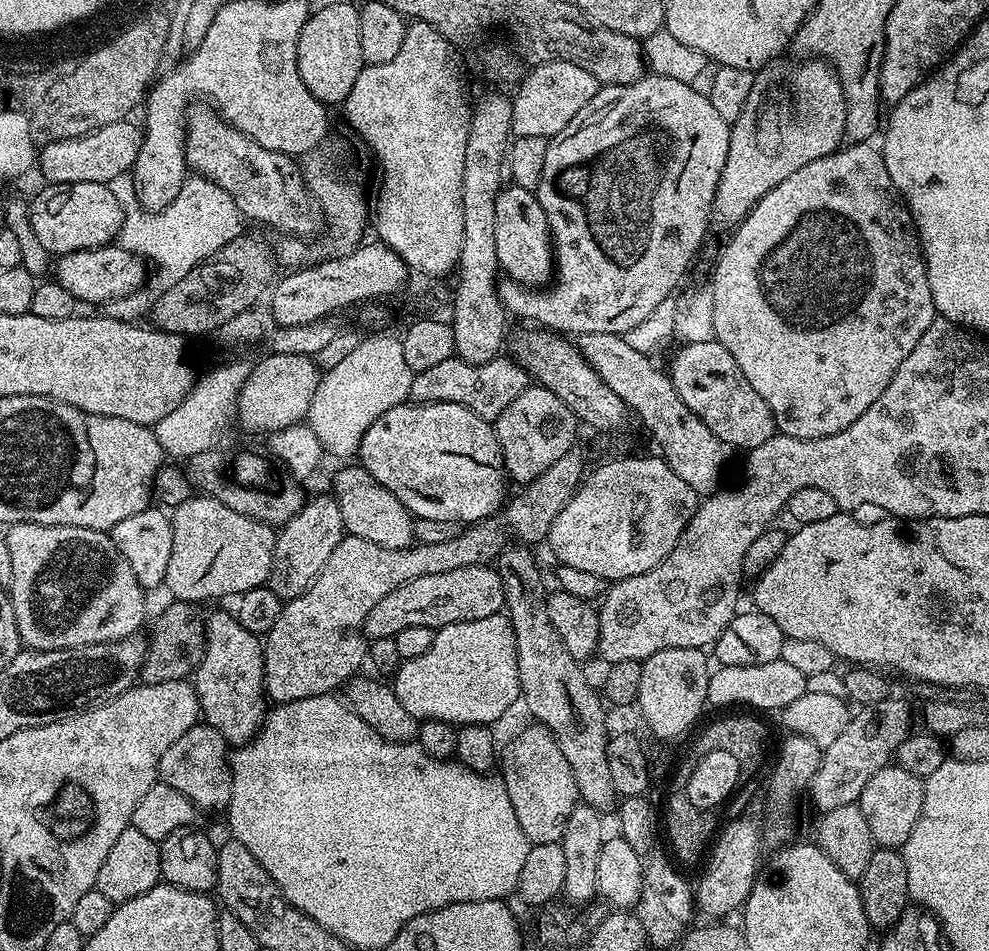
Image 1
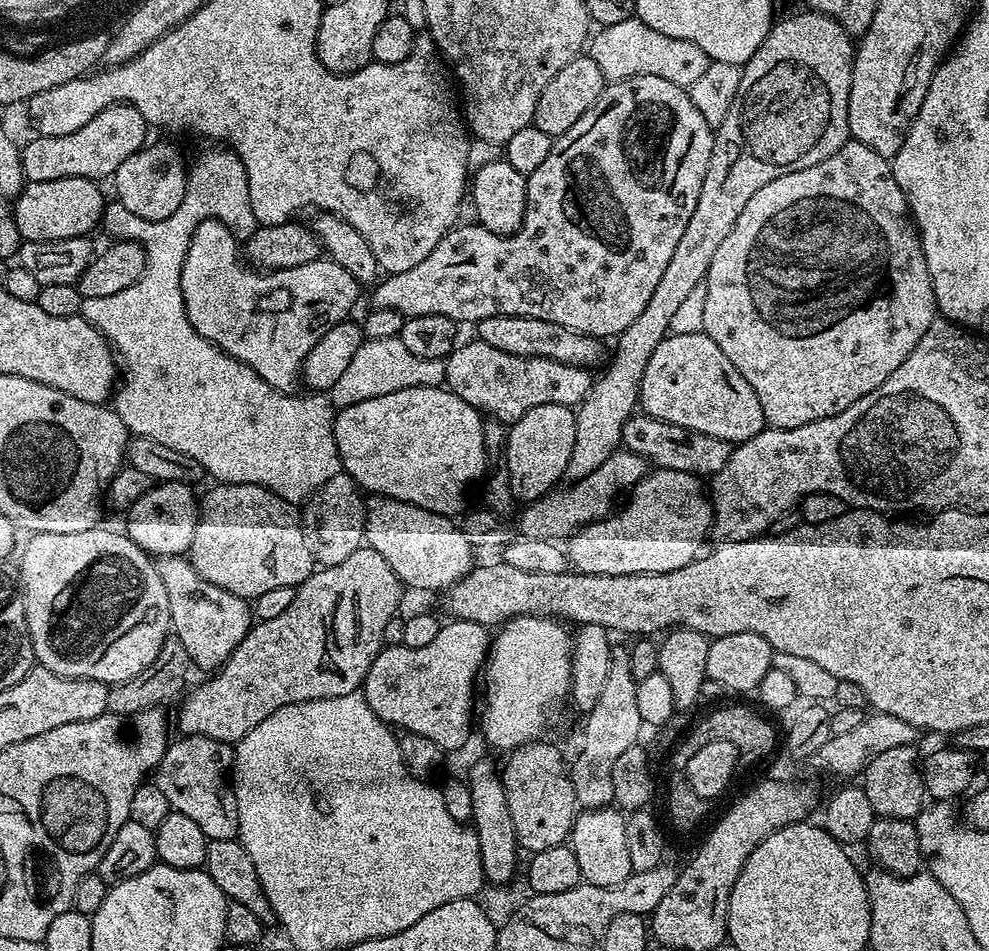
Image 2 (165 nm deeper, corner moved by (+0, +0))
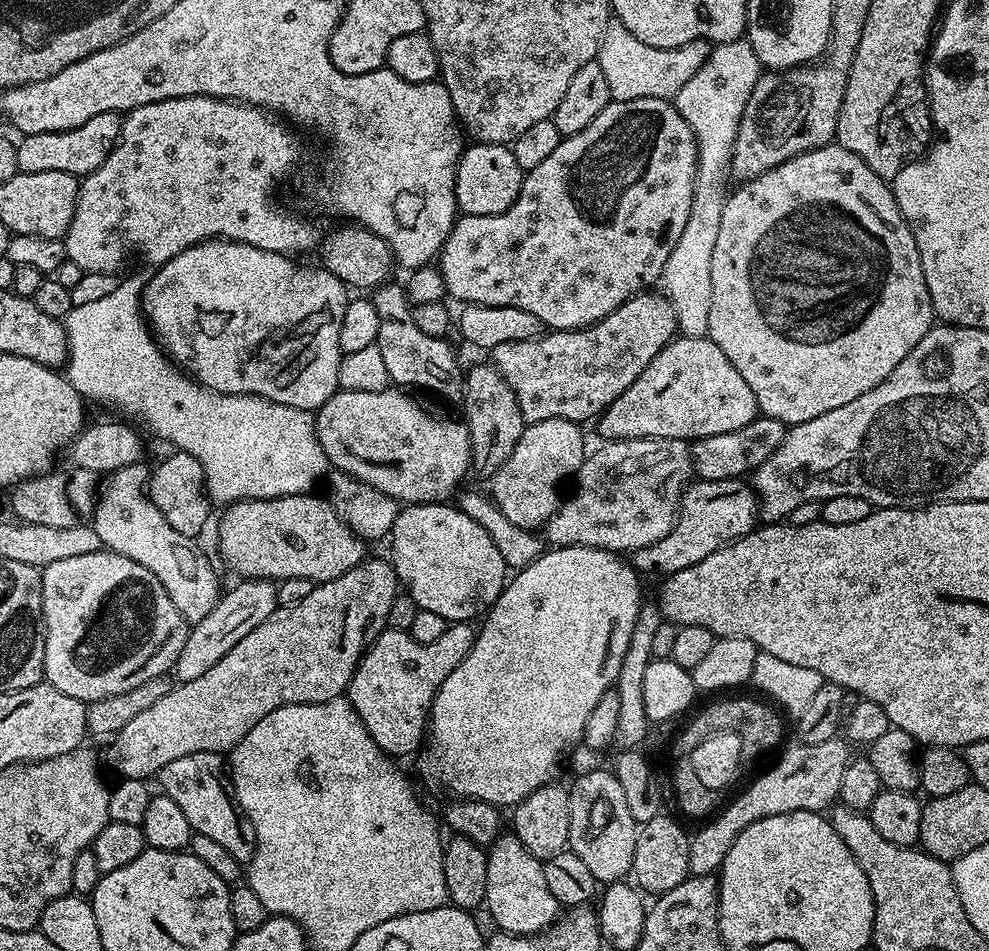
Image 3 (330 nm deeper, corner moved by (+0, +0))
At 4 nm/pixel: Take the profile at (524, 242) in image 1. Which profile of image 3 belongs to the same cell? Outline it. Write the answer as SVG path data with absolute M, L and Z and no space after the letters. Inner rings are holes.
M472 142L460 154L456 167L456 206L466 216L497 216L518 198L526 173L518 166L511 147L507 144L481 144Z

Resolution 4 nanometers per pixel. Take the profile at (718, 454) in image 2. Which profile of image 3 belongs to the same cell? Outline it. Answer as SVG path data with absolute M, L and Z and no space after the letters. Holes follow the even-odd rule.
M763 414L757 415L742 430L730 430L730 434L710 434L691 441L692 467L701 480L739 480L756 471L778 446L782 446L786 425Z

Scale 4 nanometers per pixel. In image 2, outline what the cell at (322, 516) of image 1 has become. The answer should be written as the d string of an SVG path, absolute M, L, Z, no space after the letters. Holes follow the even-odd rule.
M341 470L334 478L330 478L330 482L326 482L316 492L312 493L306 501L306 507L308 509L303 509L302 516L305 521L312 520L312 528L310 524L310 540L314 545L315 559L323 567L329 568L338 562L343 562L344 559L350 558L350 554L354 554L354 550L358 550L365 543L364 510L366 500L361 489L349 478L347 472Z

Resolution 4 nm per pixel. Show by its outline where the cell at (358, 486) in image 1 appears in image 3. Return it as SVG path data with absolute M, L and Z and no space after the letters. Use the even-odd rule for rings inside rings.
M451 503L409 504L401 507L398 518L394 518L391 540L390 563L396 571L397 581L402 585L403 591L410 598L414 598L420 610L442 614L442 618L450 622L472 622L476 615L479 617L487 613L505 586L506 567L497 547L491 541L490 534L478 521L474 521Z

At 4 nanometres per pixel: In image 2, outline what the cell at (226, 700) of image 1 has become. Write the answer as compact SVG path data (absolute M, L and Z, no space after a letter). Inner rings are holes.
M166 556L155 561L162 586L166 586L166 598L170 598L171 631L175 639L186 646L186 654L193 665L218 670L230 658L230 654L246 638L252 629L254 617L249 601L241 596L214 586L194 570L192 561L184 556Z

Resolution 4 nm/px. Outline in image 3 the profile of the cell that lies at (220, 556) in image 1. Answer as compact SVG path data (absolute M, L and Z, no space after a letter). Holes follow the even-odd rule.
M305 494L302 496L283 496L282 498L270 498L269 500L239 500L237 504L229 504L223 509L224 512L220 516L220 552L224 555L224 560L237 572L237 577L251 578L254 580L270 580L279 582L281 580L289 580L290 578L306 578L312 581L313 585L324 584L328 580L338 578L342 574L346 574L346 570L350 570L354 566L358 566L360 561L365 559L366 548L365 541L350 530L350 526L346 526L343 518L337 514L336 509L332 507L331 499L324 500L317 494Z

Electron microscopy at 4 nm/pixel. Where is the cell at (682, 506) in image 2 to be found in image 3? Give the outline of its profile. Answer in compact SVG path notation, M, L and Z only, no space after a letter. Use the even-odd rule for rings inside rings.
M743 479L739 480L701 480L689 483L680 498L680 510L676 514L676 521L666 534L658 542L654 542L645 548L631 553L630 563L637 573L660 572L659 574L671 574L678 570L686 570L686 566L694 566L694 562L702 562L710 554L714 554L719 548L725 548L744 536L749 536L753 528L758 524L758 497L751 485Z

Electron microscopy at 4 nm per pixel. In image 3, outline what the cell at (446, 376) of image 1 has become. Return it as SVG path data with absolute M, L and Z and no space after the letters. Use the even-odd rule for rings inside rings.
M649 290L622 302L622 306L618 306L618 310L610 313L605 320L589 324L587 328L548 330L533 340L502 342L502 346L491 349L490 360L502 378L506 378L510 390L514 390L525 425L546 422L546 418L585 422L599 417L605 408L609 408L614 398L622 395L636 381L638 374L650 366L652 359L673 340L677 332L672 301L667 295L659 296L656 290Z

